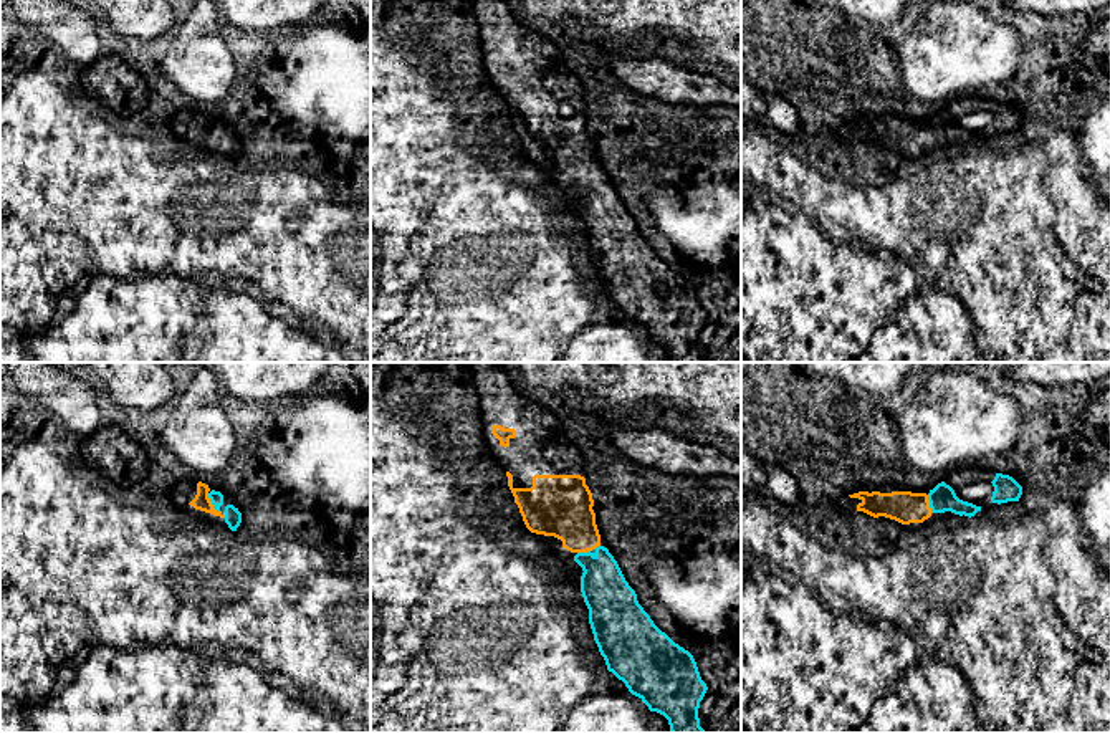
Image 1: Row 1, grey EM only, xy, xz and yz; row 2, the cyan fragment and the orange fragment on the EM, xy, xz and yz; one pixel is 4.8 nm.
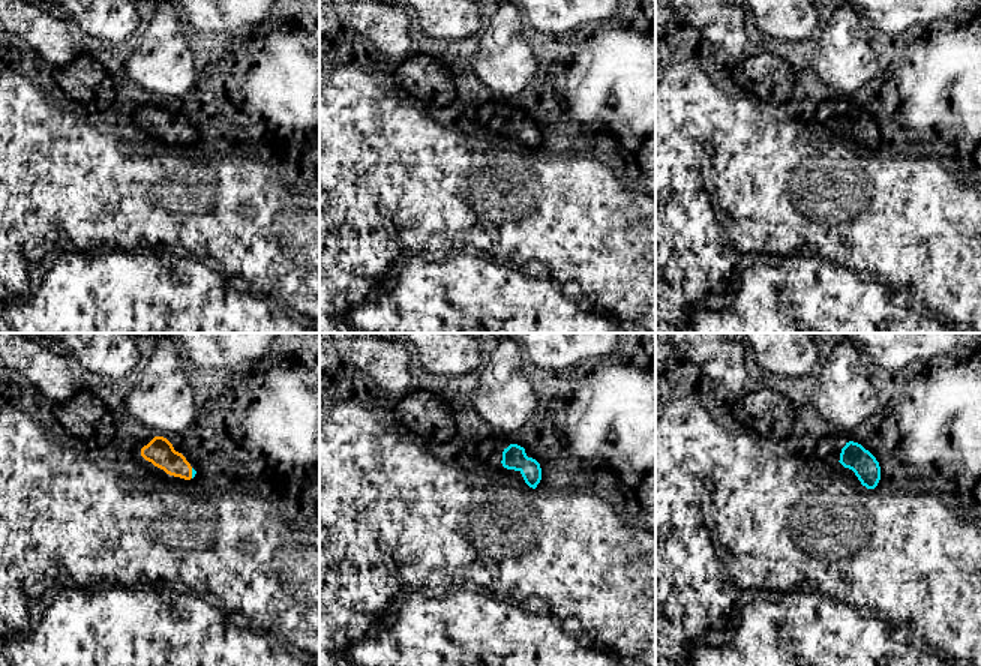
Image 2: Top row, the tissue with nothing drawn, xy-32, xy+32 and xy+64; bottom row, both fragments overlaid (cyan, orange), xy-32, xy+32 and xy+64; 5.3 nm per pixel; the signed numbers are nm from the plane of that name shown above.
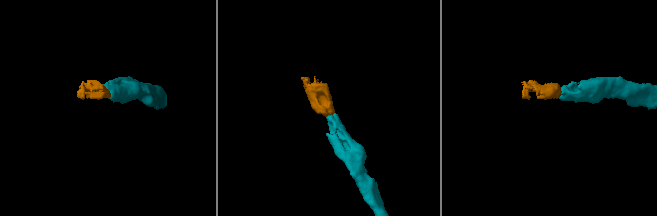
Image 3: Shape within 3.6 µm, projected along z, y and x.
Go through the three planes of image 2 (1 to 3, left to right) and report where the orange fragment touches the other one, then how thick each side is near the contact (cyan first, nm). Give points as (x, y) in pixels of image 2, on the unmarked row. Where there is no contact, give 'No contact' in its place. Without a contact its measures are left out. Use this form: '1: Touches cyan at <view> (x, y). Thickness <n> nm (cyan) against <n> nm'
1: Touches cyan at xy-32 (192, 137). Thickness 20 nm (cyan) against 150 nm
2: No contact
3: No contact

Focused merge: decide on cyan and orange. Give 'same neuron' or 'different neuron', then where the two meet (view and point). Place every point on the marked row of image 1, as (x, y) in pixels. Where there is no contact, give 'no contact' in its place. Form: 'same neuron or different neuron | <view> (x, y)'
same neuron | xy (212, 503)

